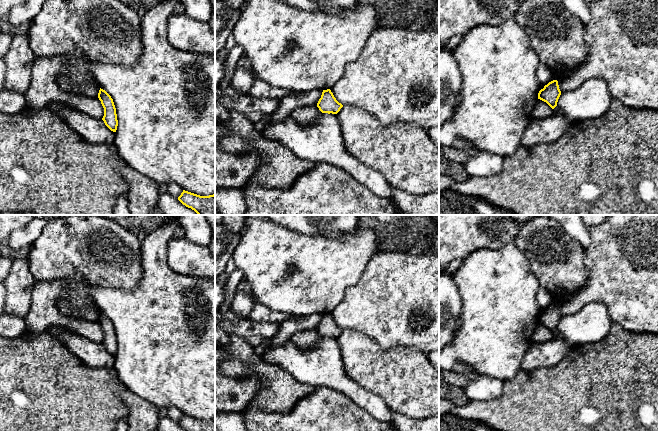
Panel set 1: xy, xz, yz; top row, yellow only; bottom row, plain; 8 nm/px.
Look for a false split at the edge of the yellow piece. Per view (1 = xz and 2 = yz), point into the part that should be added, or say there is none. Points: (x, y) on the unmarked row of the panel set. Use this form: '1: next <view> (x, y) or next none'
1: next none
2: next none

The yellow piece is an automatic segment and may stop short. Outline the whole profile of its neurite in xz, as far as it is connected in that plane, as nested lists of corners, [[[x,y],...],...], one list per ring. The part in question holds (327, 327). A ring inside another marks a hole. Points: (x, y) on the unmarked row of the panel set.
[[[330,313],[323,314],[321,322],[317,327],[317,331],[322,337],[337,338],[343,331],[334,321]]]

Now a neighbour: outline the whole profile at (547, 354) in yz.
[[[554,338],[543,343],[532,343],[523,357],[522,369],[532,373],[538,368],[550,368],[558,364],[571,345],[564,338]]]

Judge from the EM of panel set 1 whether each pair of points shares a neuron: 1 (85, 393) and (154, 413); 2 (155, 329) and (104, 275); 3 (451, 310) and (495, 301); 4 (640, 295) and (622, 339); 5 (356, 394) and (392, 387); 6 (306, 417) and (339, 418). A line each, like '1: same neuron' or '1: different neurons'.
1: different neurons
2: different neurons
3: different neurons
4: different neurons
5: different neurons
6: same neuron

